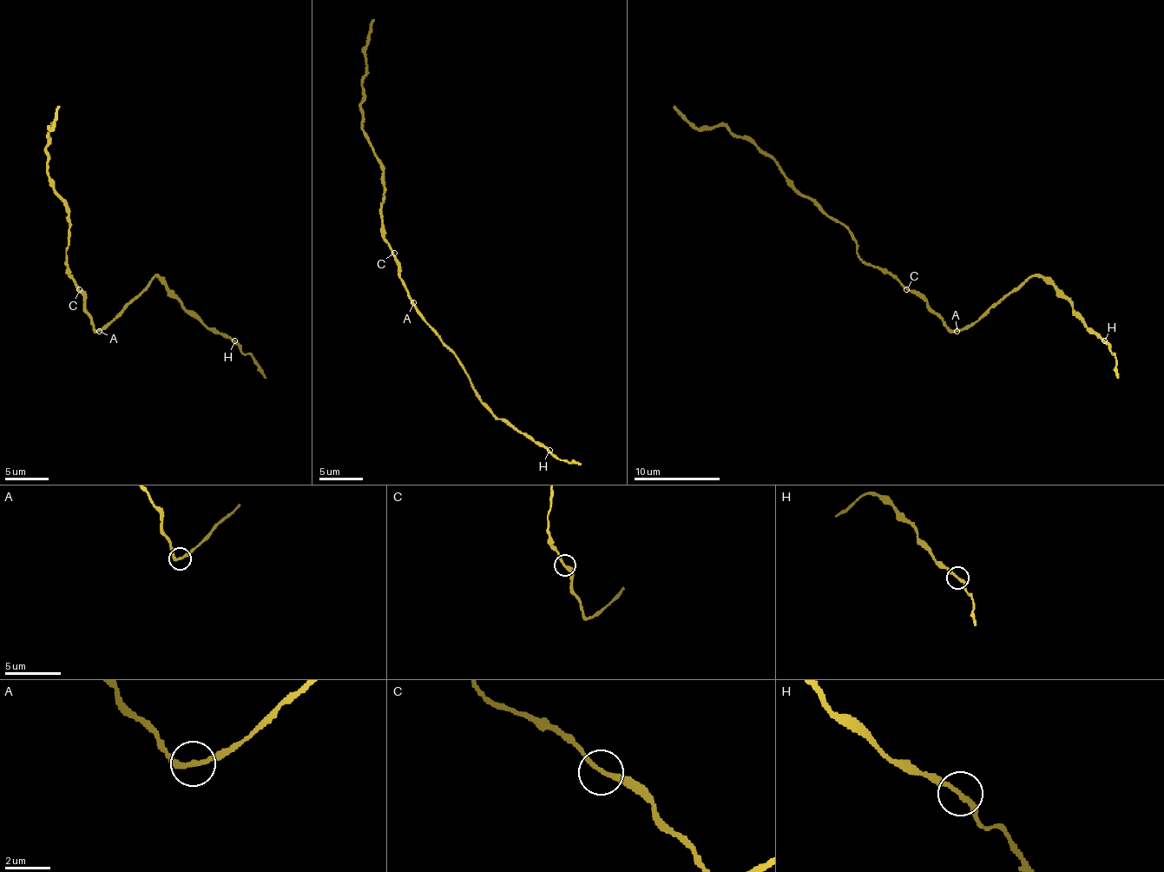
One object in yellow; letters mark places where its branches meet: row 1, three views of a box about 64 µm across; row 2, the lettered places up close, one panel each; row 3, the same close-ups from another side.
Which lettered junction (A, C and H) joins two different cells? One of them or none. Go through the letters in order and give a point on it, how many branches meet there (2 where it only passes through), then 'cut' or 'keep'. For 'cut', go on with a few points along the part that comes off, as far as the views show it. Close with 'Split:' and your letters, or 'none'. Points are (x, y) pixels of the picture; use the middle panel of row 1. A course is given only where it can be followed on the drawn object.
A: (413, 302) | 2 | keep
C: (394, 253) | 2 | keep
H: (549, 450) | 2 | keep
Split: none

